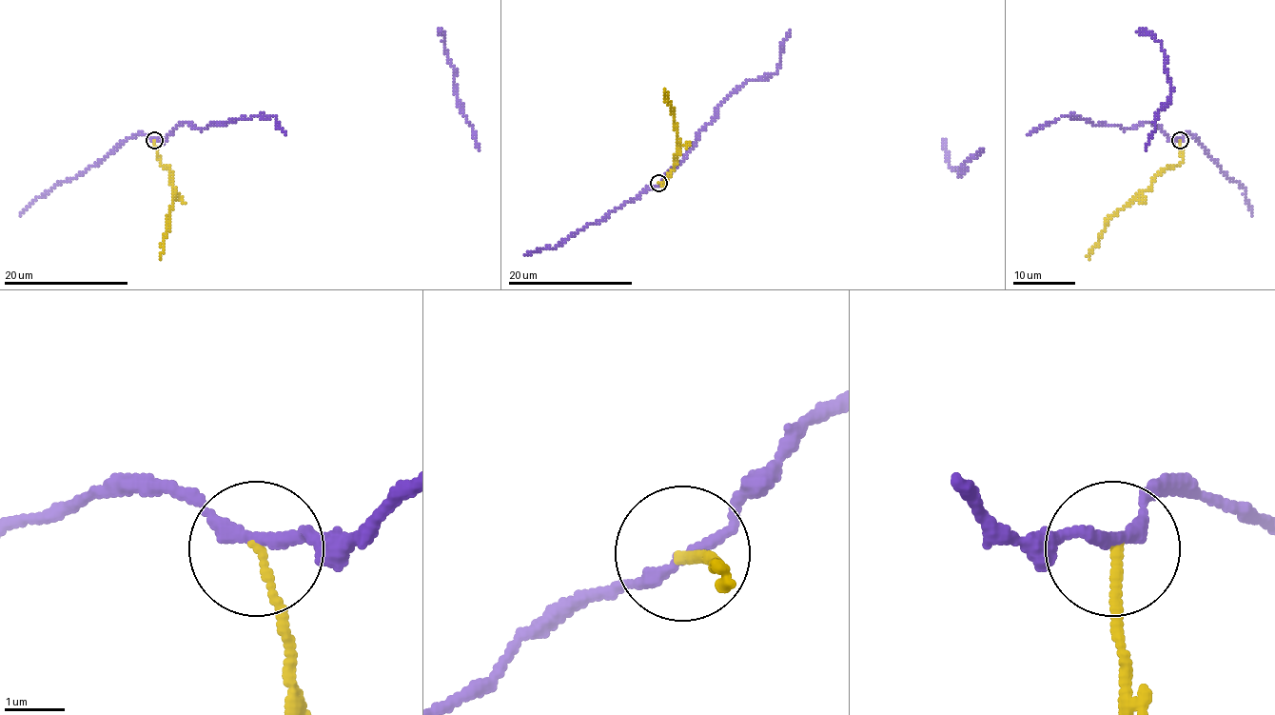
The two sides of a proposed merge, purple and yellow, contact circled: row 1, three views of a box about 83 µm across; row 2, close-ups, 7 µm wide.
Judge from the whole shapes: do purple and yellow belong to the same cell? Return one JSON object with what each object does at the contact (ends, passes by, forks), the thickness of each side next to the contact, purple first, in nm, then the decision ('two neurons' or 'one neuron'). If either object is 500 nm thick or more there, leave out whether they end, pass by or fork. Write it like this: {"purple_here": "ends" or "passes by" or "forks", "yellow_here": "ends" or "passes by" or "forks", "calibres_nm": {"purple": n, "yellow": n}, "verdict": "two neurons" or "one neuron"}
{"purple_here": "passes by", "yellow_here": "ends", "calibres_nm": {"purple": 200, "yellow": 130}, "verdict": "two neurons"}

